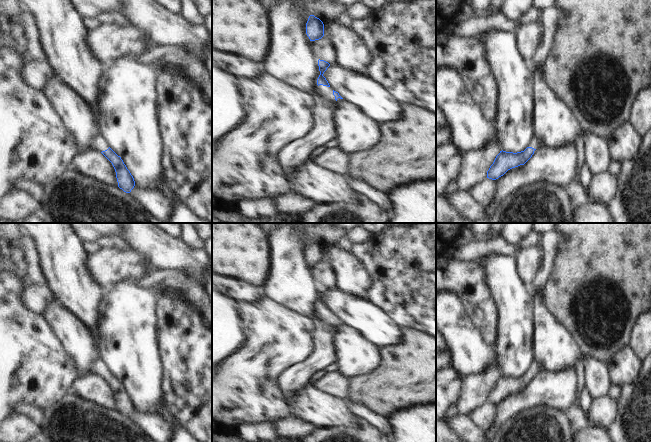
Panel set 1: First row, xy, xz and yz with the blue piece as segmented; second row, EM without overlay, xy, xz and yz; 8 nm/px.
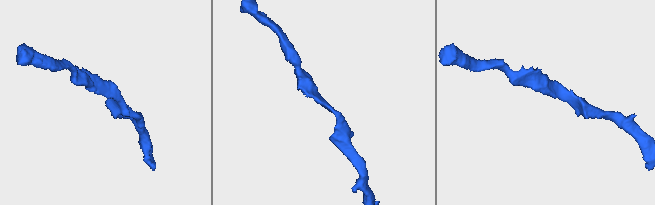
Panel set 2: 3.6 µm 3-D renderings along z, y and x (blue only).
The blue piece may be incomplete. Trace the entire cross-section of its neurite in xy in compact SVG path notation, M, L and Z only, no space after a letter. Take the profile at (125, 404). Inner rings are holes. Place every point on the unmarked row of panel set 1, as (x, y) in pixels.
M100 359L94 364L92 373L101 376L113 389L118 411L126 417L130 417L135 410L135 405L123 384L109 370Z

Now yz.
M534 359L524 375L513 377L500 375L493 388L487 395L487 402L496 404L503 400L508 394L524 389L534 378L534 375L541 369L540 363Z

